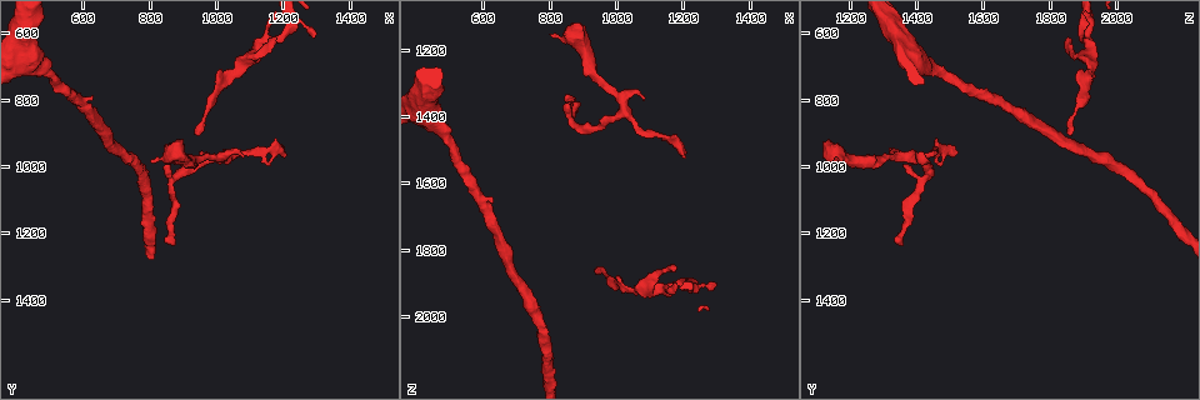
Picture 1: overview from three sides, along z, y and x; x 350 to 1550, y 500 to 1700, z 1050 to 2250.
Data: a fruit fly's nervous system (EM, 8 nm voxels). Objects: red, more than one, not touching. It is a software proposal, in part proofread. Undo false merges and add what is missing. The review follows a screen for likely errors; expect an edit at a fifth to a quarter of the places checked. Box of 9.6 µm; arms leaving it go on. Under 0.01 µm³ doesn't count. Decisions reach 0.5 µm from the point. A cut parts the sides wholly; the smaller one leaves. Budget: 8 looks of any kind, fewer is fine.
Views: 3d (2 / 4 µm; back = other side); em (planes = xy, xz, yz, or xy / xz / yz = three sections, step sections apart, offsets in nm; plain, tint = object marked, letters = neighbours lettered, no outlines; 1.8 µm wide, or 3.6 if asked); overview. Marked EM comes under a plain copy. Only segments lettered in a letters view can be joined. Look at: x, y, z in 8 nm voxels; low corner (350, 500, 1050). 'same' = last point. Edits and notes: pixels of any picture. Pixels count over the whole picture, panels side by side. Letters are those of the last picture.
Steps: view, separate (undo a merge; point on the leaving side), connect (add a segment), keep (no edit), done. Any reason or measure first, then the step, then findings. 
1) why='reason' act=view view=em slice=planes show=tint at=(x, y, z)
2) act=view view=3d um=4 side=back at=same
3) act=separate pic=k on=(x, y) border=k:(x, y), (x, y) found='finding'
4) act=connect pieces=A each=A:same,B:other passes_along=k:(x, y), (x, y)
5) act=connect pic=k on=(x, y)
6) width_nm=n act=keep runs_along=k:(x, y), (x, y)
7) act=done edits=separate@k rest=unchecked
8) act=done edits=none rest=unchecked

why='branch stops here' act=view view=3d um=2 at=(860, 1000, 1360)

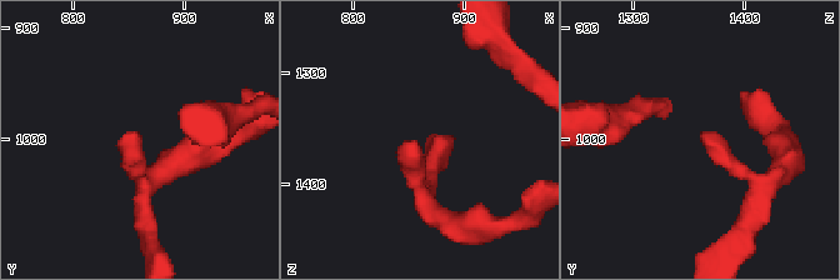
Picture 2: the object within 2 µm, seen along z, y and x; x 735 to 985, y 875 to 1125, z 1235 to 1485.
act=view view=em slice=xz step=16 show=letters at=(856, 994, 1366)

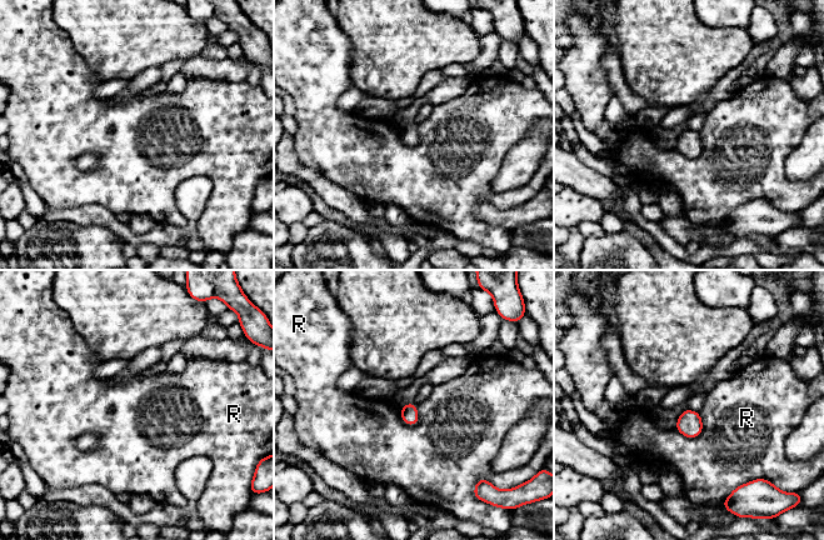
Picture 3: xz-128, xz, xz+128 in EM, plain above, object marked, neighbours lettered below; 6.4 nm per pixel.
act=keep each=R:other border=3:(417, 403), (418, 421), (405, 425) found='no lettered segment goes on from it'

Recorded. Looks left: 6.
why='tapers out' act=view view=em slice=planes show=letters at=(1080, 980, 1340)

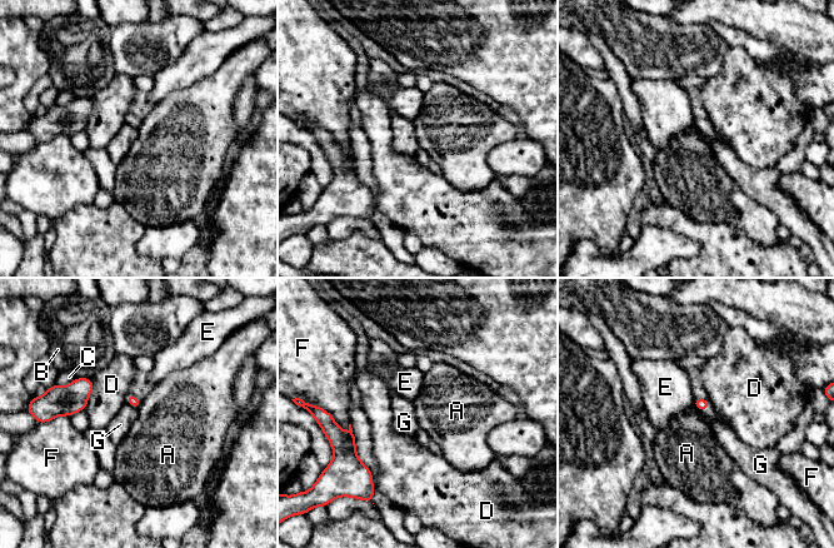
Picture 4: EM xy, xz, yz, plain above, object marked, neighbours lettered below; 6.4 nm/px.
act=keep each=A:other,B:other,C:other,D:other,E:other,F:other,G:other found='none of them fits'

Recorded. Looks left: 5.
why='branch stops here' act=view view=3d um=4 side=back at=(870, 1240, 1350)

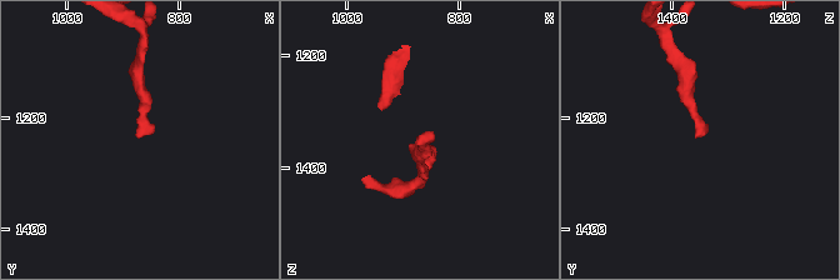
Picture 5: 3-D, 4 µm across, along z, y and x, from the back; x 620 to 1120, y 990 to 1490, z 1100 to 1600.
act=view view=em slice=planes show=letters at=(865, 1235, 1355)

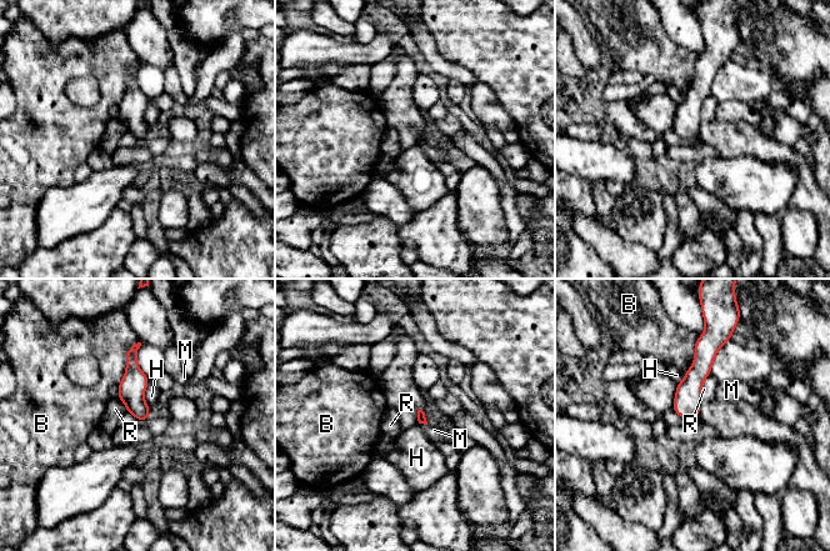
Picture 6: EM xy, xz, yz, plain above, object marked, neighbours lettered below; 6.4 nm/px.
act=keep each=B:other,H:other,M:other,R:other border=6:(150, 379), (144, 394), (149, 407) found='none of them fits'

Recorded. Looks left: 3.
act=done edits=none rest=unchecked

